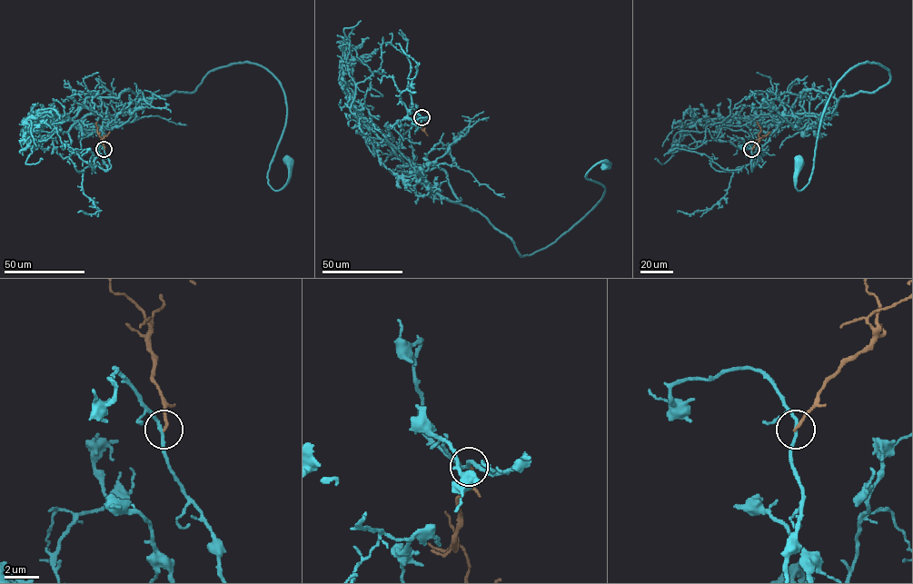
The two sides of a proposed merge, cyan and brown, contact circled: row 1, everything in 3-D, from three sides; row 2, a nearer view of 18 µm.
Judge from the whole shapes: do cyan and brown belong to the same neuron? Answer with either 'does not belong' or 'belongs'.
does not belong

